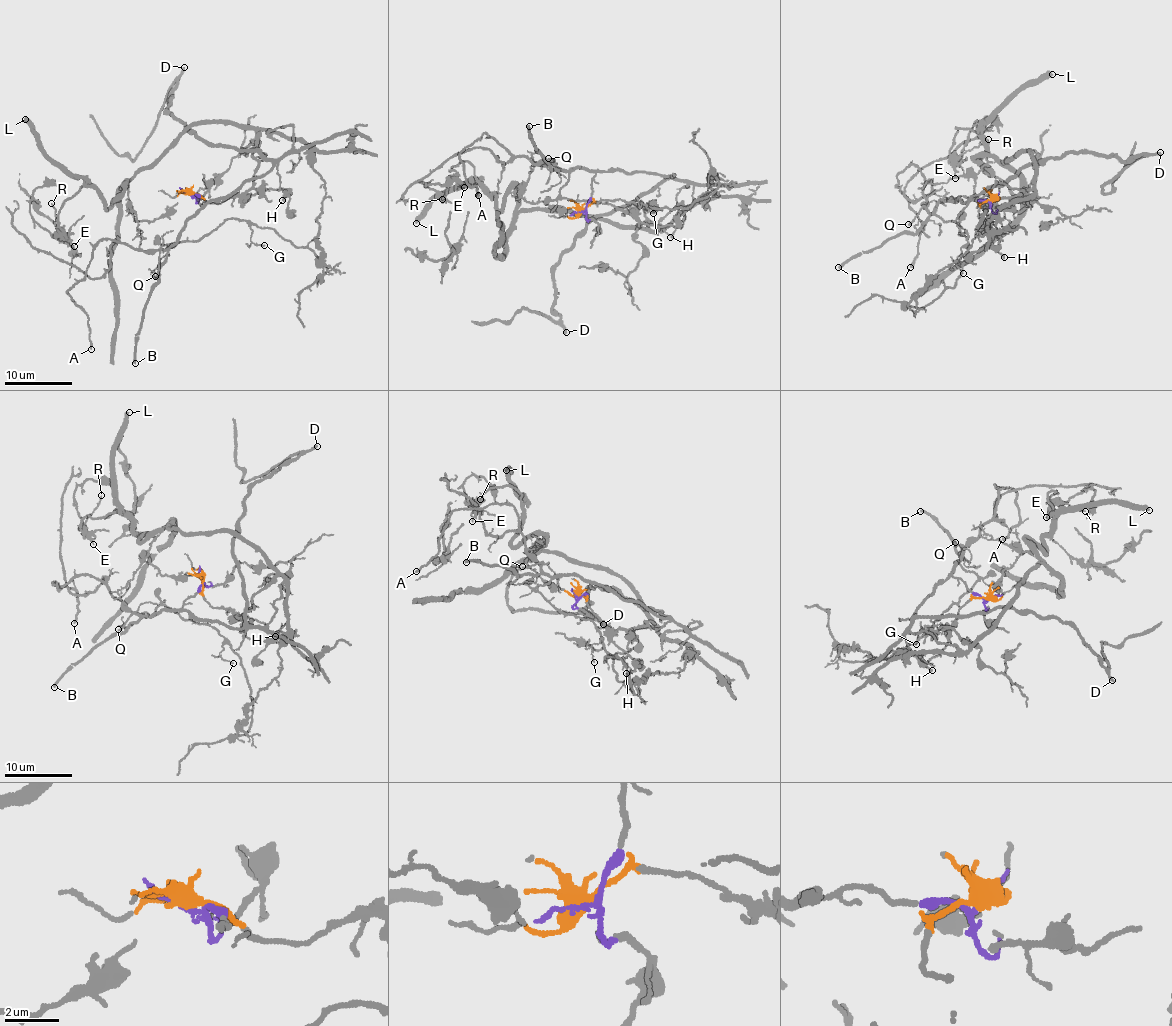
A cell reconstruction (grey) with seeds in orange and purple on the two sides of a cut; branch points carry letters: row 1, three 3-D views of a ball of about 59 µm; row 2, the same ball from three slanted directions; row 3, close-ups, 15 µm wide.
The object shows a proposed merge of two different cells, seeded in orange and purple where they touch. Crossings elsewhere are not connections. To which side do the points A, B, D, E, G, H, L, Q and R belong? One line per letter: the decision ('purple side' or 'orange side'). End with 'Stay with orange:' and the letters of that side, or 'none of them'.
A: purple side
B: purple side
D: purple side
E: orange side
G: purple side
H: orange side
L: orange side
Q: purple side
R: orange side
Stay with orange: E, H, L, R

